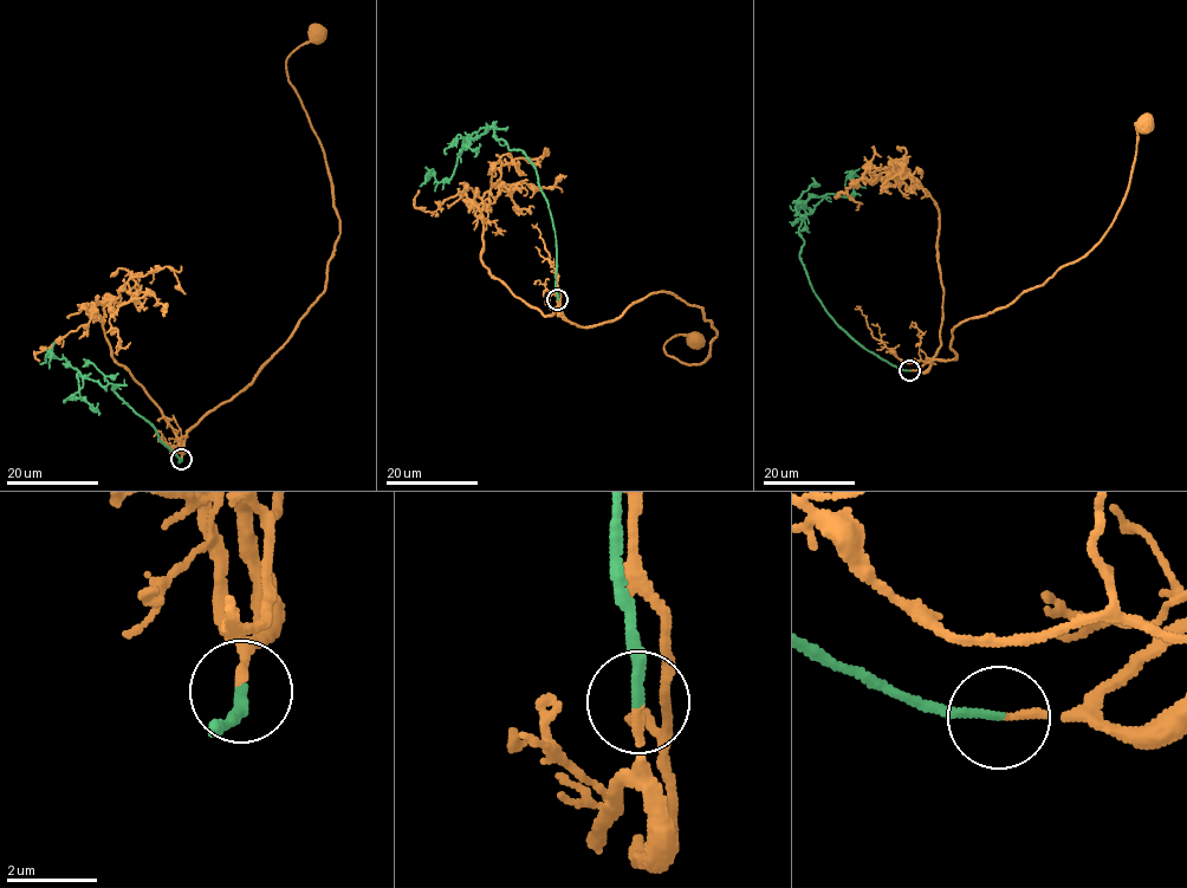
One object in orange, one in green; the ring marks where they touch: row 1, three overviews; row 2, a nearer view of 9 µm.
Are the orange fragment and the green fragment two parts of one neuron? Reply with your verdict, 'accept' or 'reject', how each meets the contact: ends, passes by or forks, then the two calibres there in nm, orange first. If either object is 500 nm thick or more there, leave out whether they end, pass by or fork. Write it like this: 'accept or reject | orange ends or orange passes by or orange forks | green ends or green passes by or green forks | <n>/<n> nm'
accept | orange ends | green ends | 170/200 nm

